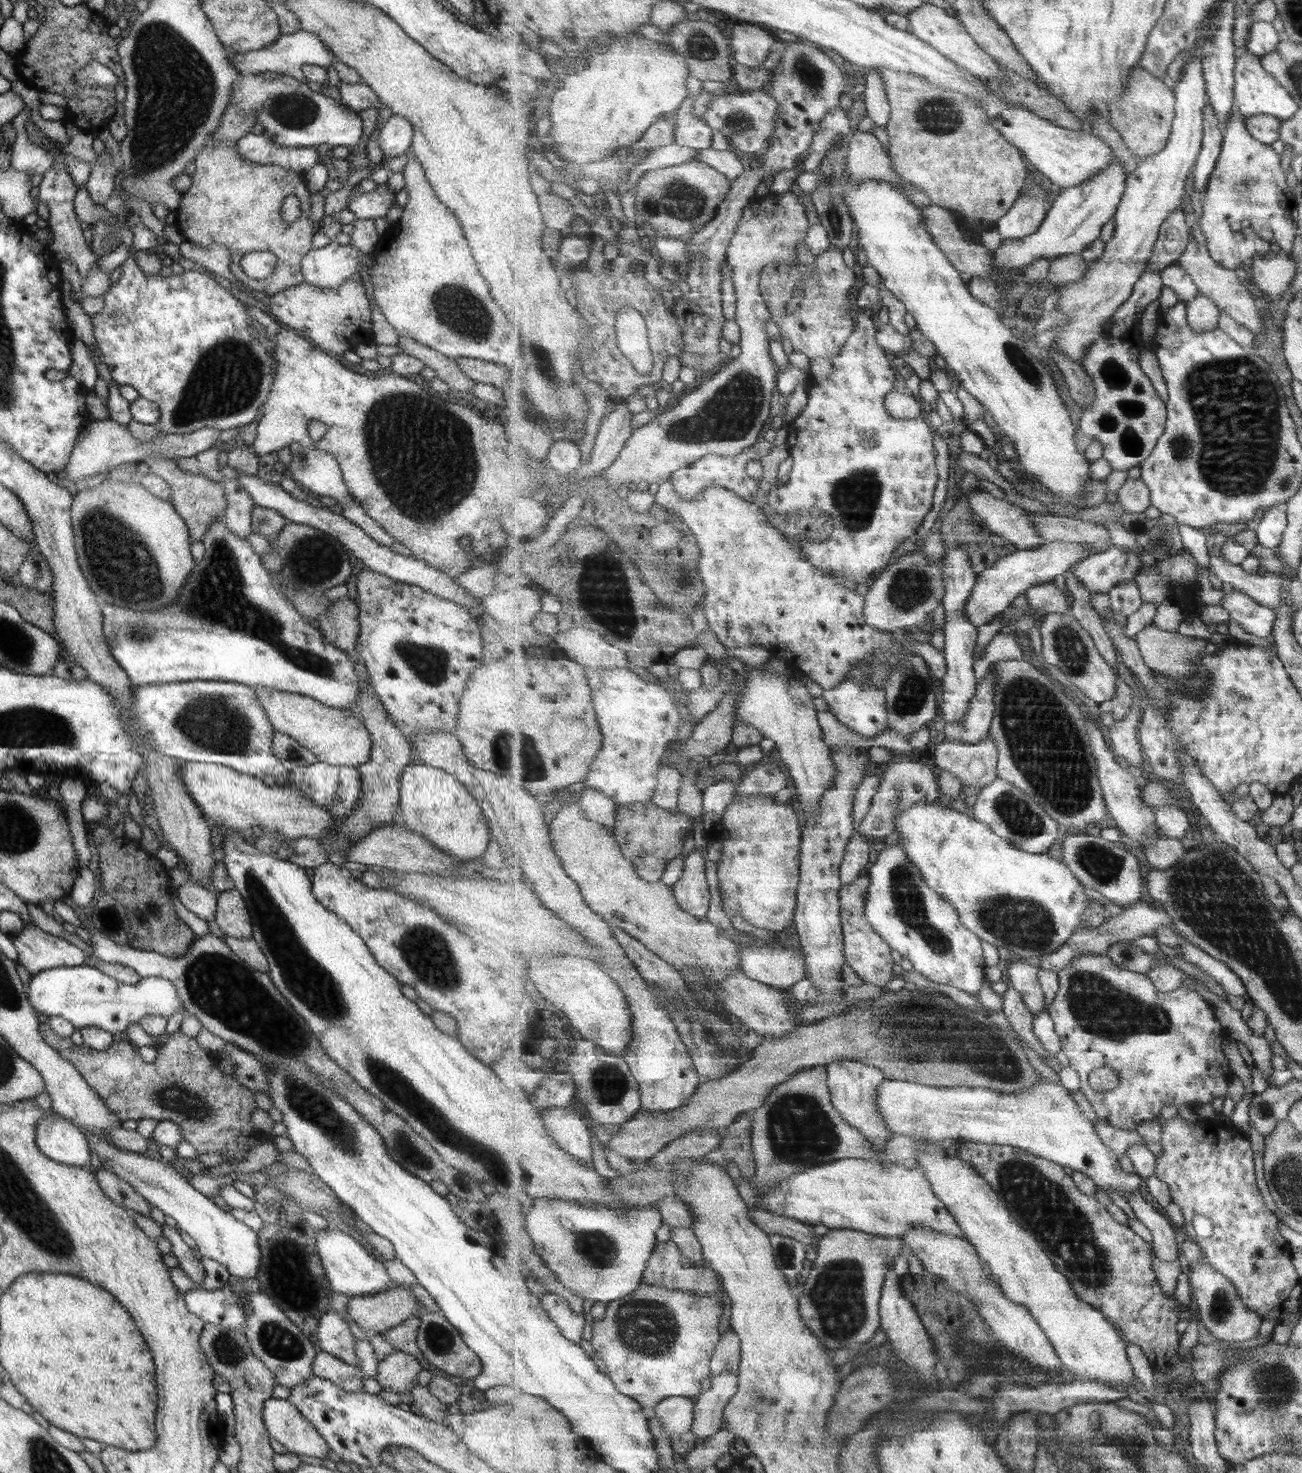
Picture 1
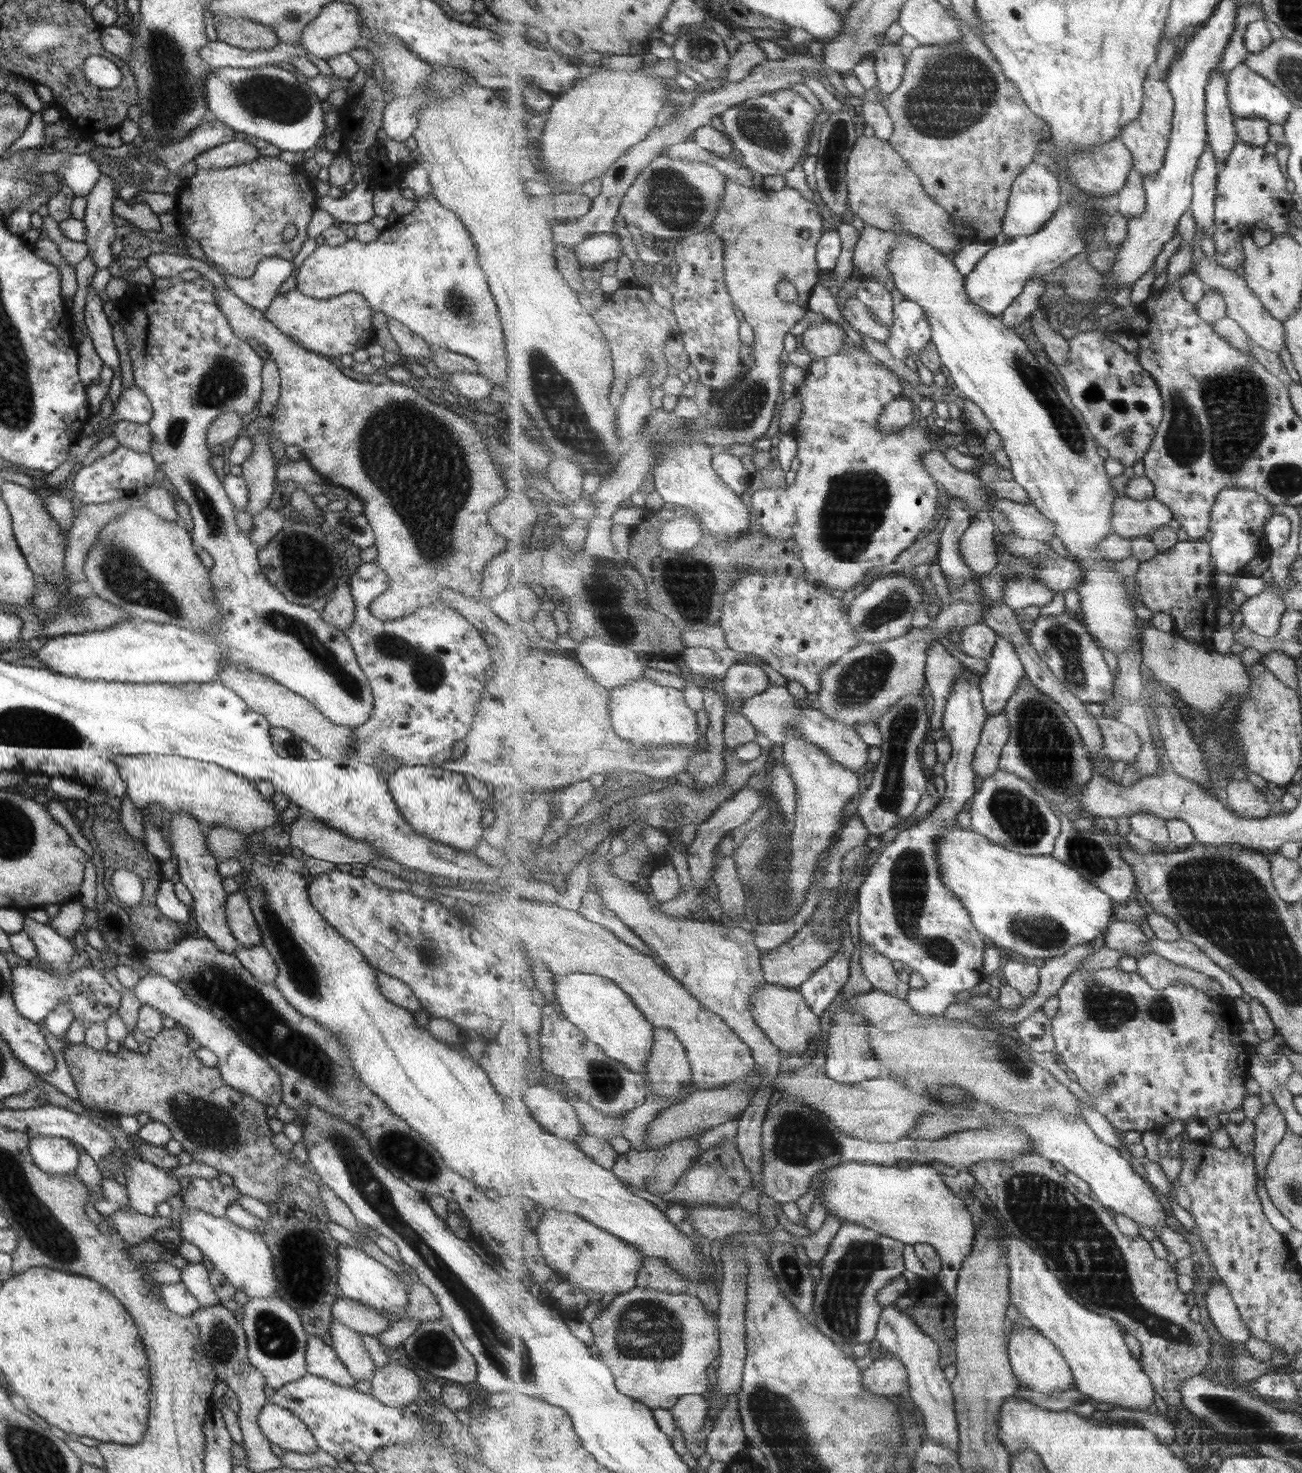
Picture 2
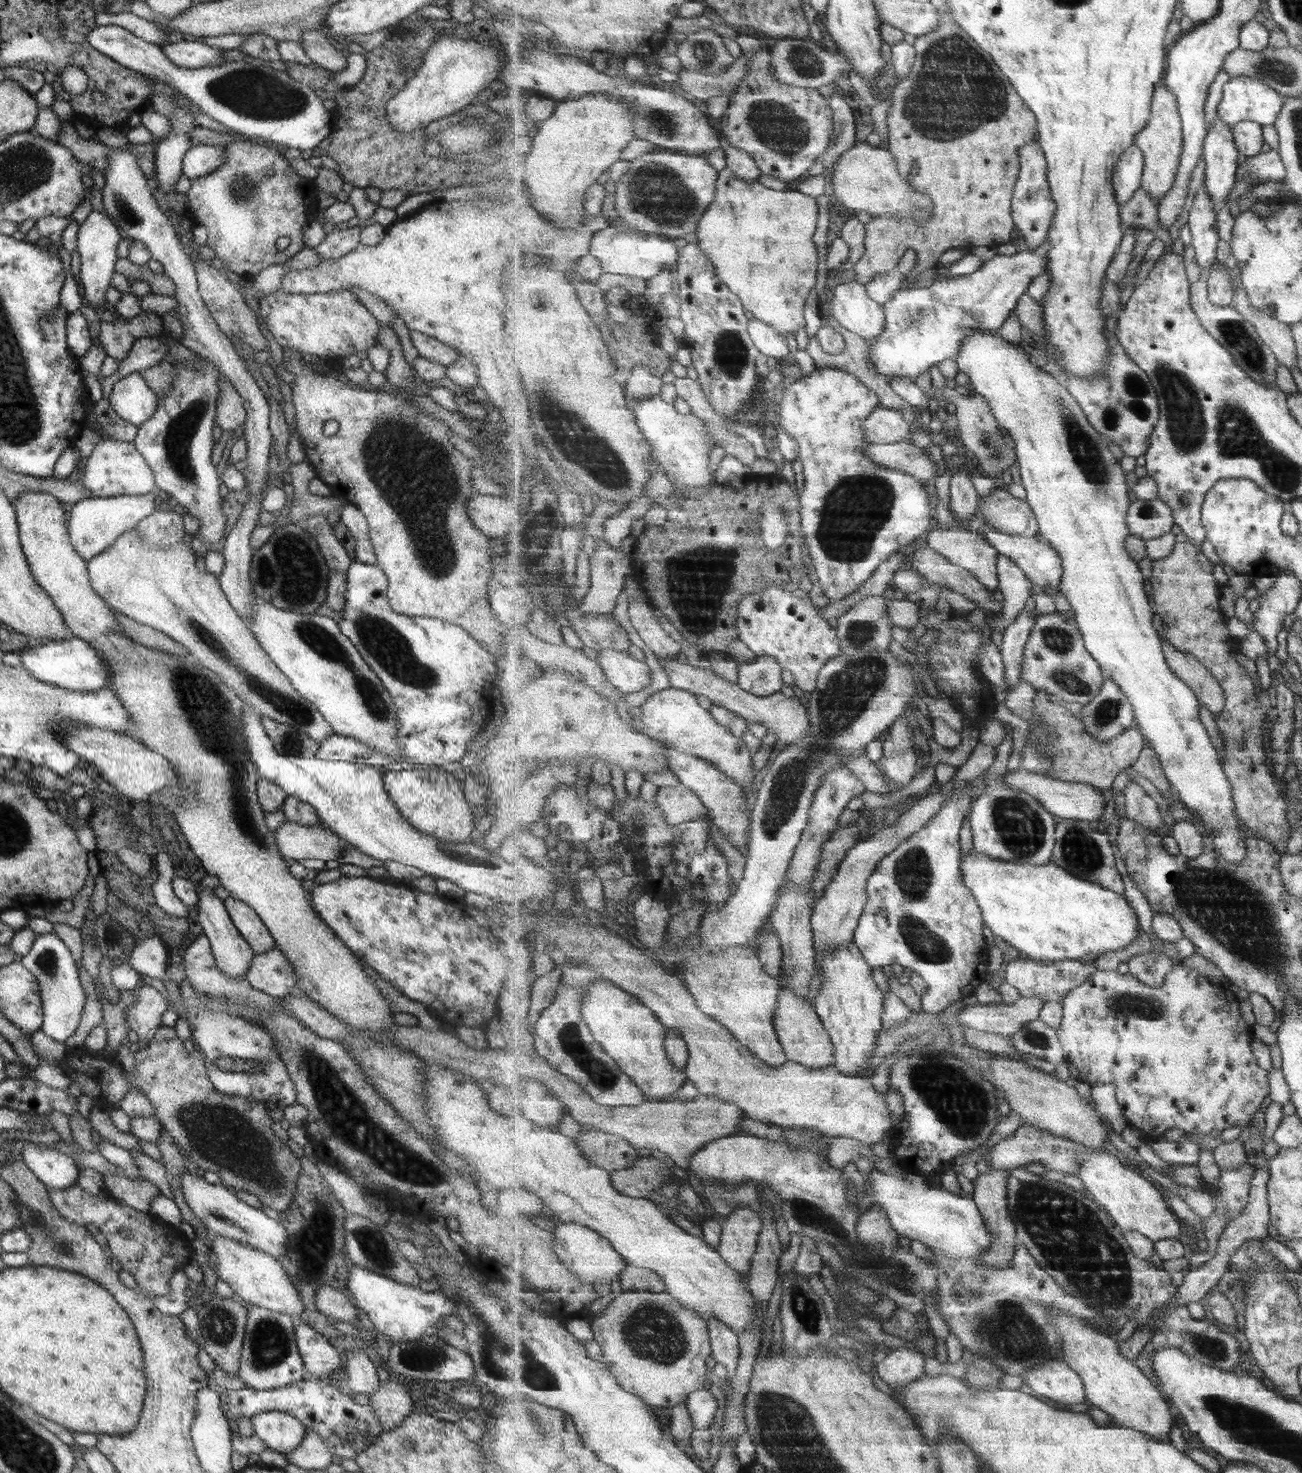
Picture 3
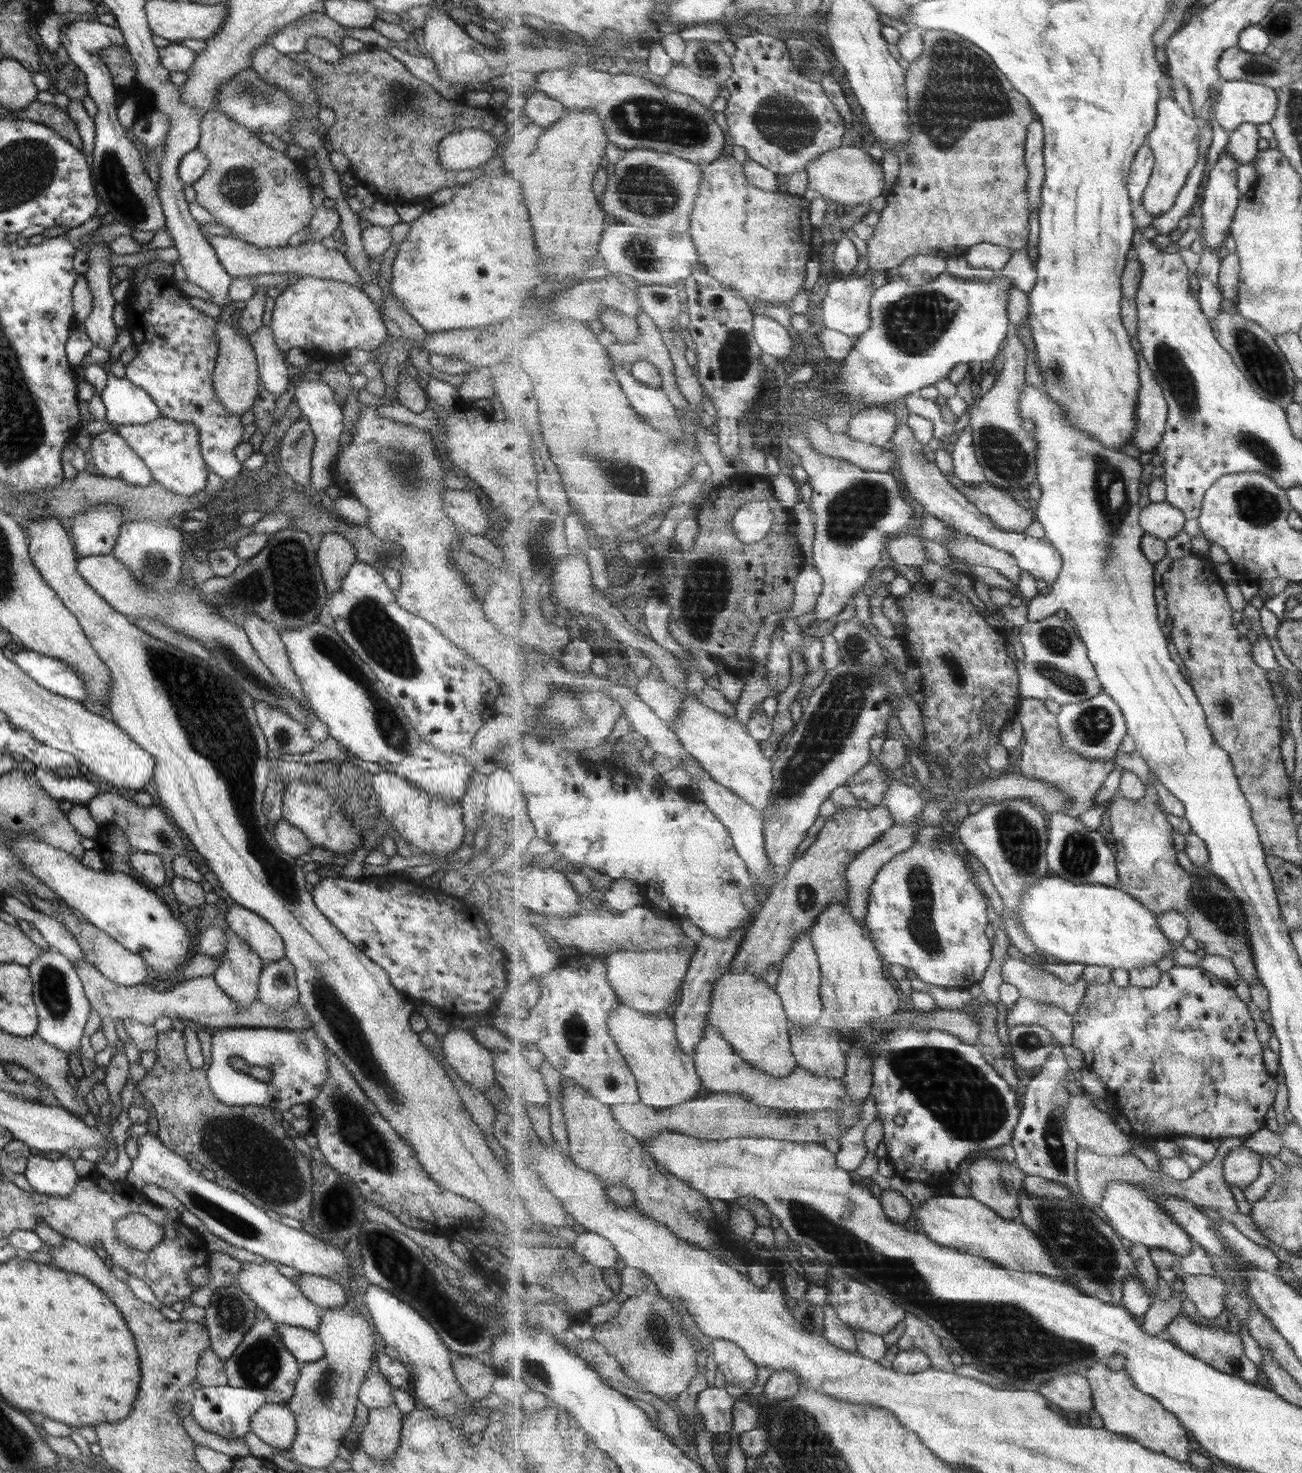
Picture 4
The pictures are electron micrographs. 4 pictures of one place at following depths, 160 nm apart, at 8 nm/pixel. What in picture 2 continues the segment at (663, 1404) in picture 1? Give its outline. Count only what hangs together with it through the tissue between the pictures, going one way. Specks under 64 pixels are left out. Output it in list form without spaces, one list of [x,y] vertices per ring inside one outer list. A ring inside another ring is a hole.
[[[690,1394],[681,1397],[671,1408],[676,1424],[684,1433],[697,1432],[706,1425],[709,1410],[708,1396]]]

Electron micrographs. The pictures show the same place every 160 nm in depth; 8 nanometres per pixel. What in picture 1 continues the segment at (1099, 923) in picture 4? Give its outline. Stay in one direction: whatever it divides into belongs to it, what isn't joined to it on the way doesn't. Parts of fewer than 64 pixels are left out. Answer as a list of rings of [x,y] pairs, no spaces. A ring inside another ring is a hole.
[[[918,802],[912,804],[909,811],[899,813],[895,817],[895,831],[899,832],[899,844],[908,852],[909,858],[921,869],[924,879],[928,885],[936,890],[941,896],[944,896],[960,914],[961,920],[965,926],[972,930],[977,936],[980,936],[983,942],[990,942],[999,948],[1013,950],[1021,954],[1024,961],[1035,958],[1041,959],[1048,954],[1057,952],[1075,933],[1077,933],[1084,924],[1084,914],[1089,913],[1089,896],[1085,894],[1085,886],[1080,878],[1066,865],[1060,858],[1053,858],[1051,854],[1031,854],[1029,851],[1021,850],[1015,846],[1009,839],[998,835],[985,823],[975,819],[971,813],[957,812],[955,808],[949,808],[938,802]]]

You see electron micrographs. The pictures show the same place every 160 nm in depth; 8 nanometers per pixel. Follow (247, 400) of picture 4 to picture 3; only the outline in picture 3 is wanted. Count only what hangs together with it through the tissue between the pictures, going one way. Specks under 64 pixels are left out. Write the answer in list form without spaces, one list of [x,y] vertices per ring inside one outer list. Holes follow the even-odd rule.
[[[218,374],[218,391],[216,394],[215,420],[221,430],[240,431],[244,422],[246,410],[242,398],[232,387],[231,381],[224,375]]]

